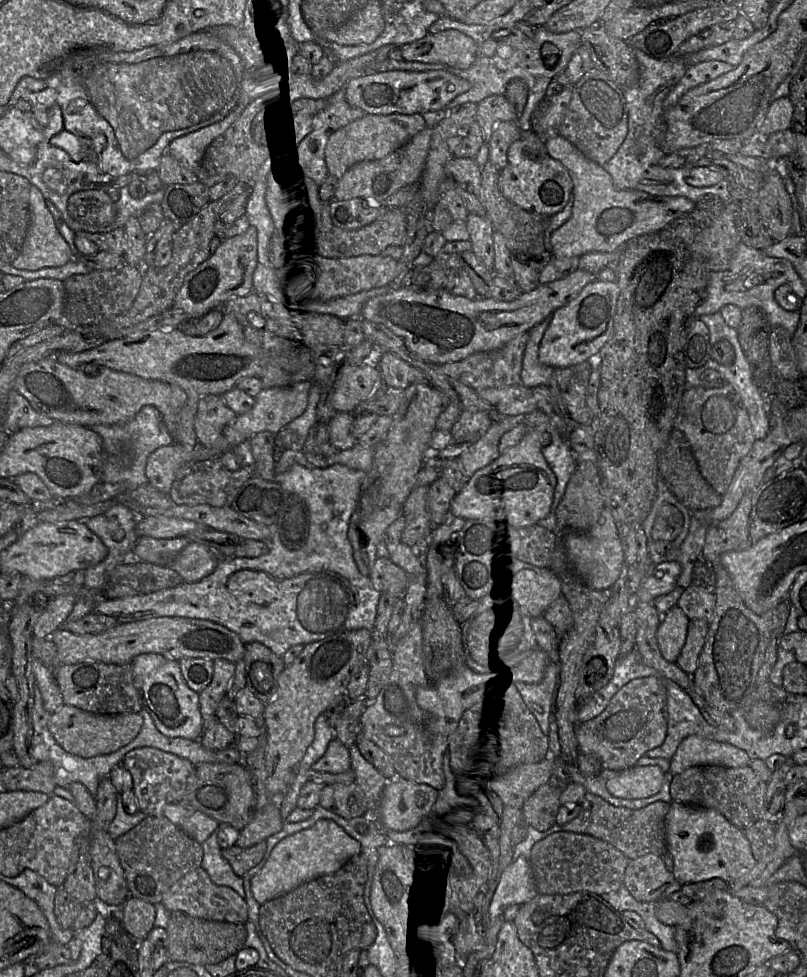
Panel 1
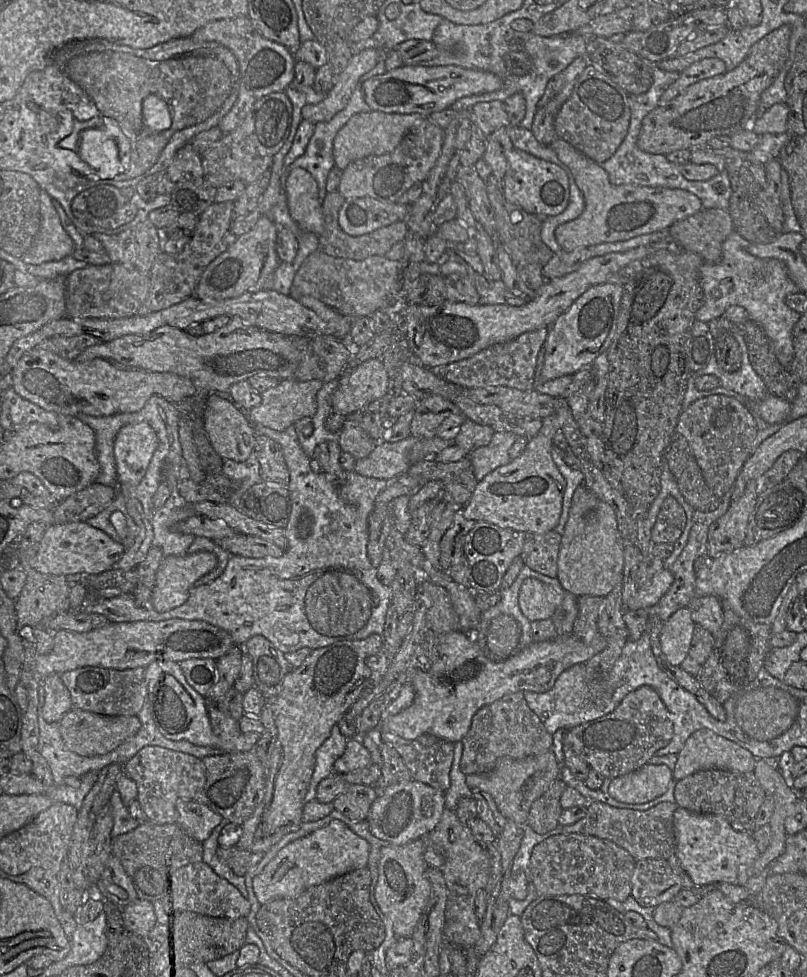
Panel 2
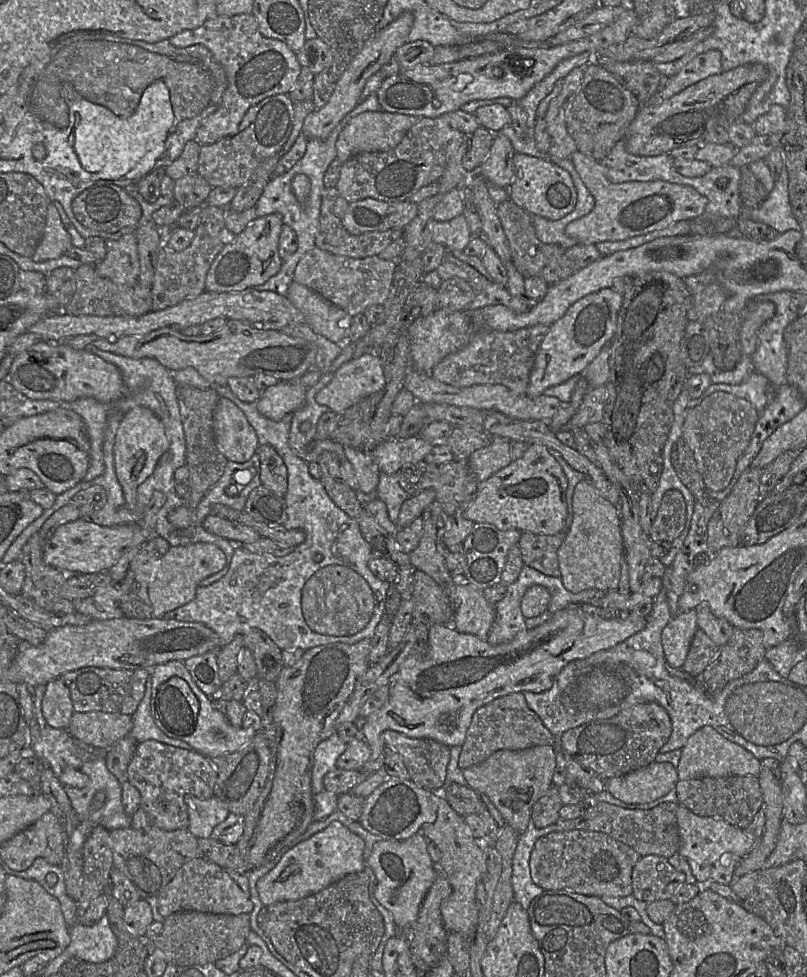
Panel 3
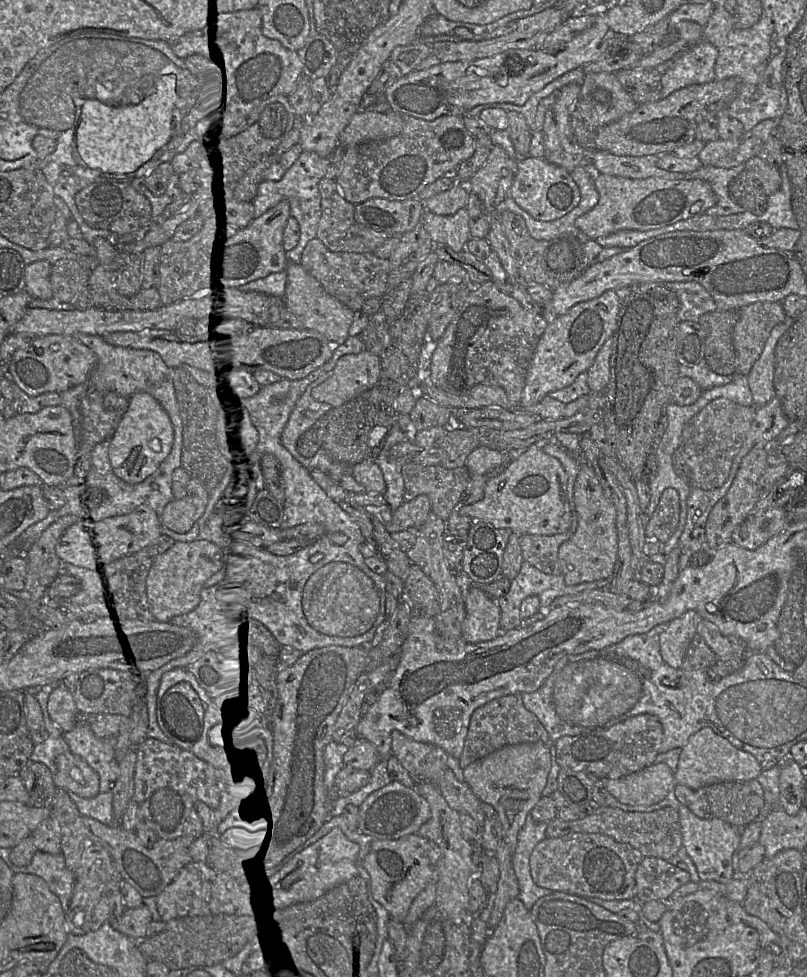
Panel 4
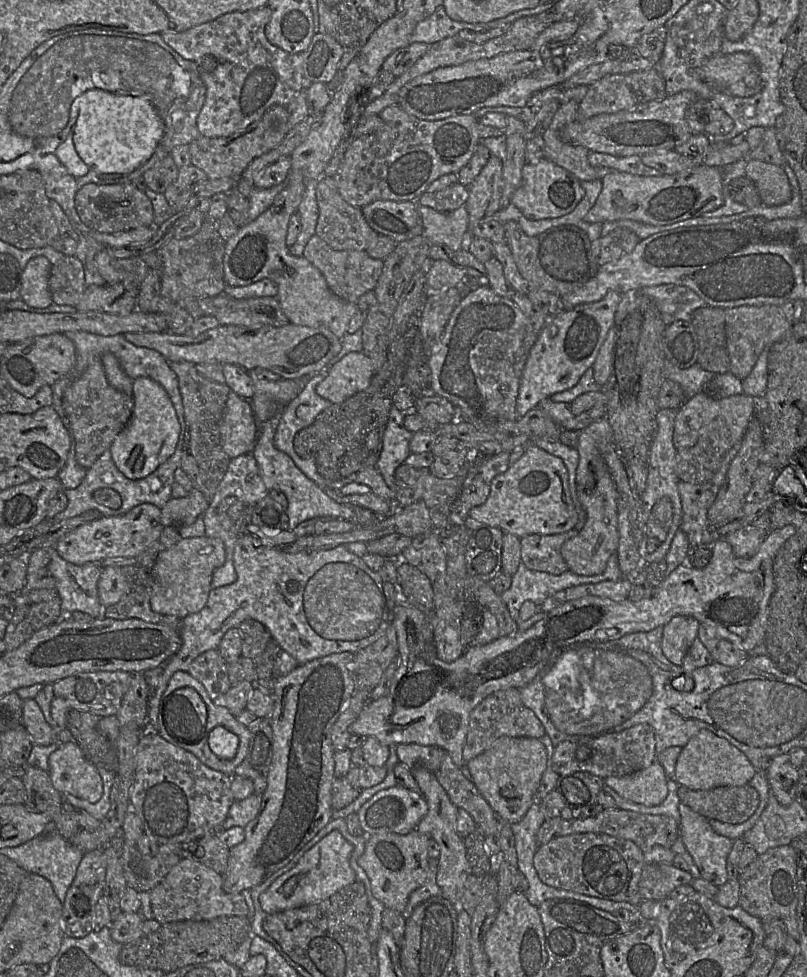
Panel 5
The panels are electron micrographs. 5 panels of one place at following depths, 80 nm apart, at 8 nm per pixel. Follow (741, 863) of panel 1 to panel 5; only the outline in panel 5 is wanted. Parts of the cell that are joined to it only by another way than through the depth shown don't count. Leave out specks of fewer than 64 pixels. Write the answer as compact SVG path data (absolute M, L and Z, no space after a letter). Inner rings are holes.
M681 802L679 813L680 838L692 856L700 876L718 887L723 885L728 880L727 859L733 841L717 834L709 820Z

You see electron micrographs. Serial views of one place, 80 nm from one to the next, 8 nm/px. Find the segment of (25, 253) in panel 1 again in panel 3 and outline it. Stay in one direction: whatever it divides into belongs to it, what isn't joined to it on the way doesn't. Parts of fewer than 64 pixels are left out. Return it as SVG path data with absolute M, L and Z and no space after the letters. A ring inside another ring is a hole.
M51 202L47 207L46 224L42 239L31 259L35 262L56 259L64 255L72 246L71 236Z

